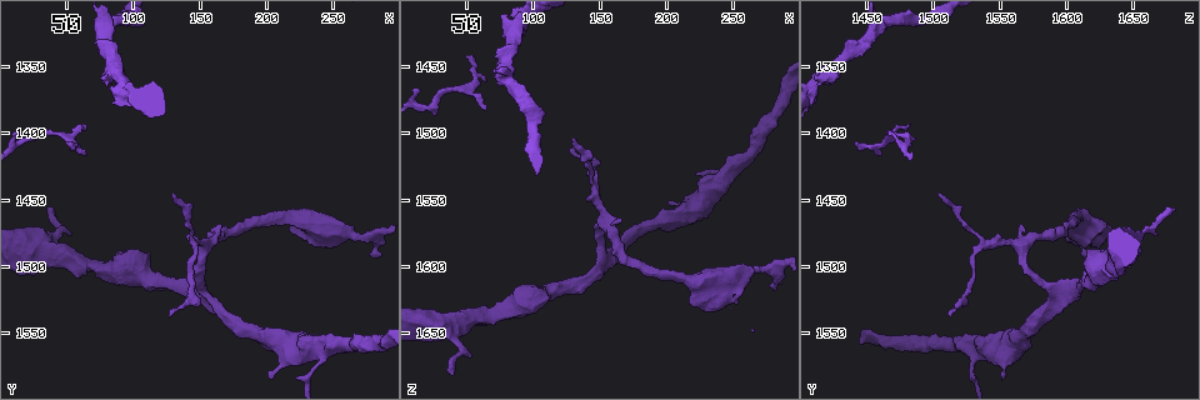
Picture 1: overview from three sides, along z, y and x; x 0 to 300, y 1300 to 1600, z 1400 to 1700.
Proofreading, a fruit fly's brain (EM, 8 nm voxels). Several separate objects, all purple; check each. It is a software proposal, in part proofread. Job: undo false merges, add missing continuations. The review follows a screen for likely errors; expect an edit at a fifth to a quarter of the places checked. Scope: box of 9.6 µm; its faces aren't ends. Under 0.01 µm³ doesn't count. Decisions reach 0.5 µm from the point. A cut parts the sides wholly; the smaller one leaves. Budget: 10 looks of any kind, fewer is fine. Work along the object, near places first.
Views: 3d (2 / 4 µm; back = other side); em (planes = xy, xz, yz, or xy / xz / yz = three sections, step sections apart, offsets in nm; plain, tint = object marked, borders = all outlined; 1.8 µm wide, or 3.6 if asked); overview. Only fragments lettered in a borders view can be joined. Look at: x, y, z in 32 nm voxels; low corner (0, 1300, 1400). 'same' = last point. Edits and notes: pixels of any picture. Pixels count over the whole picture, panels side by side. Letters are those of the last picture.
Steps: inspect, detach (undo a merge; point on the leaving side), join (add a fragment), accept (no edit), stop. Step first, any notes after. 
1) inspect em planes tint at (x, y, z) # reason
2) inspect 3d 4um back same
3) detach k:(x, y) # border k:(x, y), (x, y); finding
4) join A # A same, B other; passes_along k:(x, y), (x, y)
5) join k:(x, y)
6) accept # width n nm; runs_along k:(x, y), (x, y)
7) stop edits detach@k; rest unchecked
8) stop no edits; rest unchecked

inspect em planes borders at (280, 1476, 1602) # sudden change in width

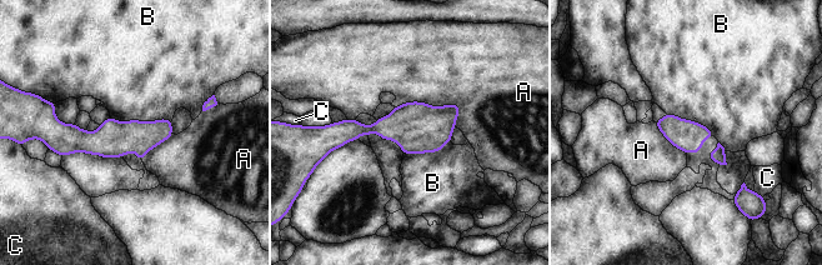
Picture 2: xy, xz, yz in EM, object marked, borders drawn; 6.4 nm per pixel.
accept # longest_contact A 440 nm; A other, B other, C other; border 2:(110, 114), (116, 120), (171, 120); continuous, no second neuron

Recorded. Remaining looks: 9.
inspect em xz step 16 tint at (130, 1536, 1510) # free end

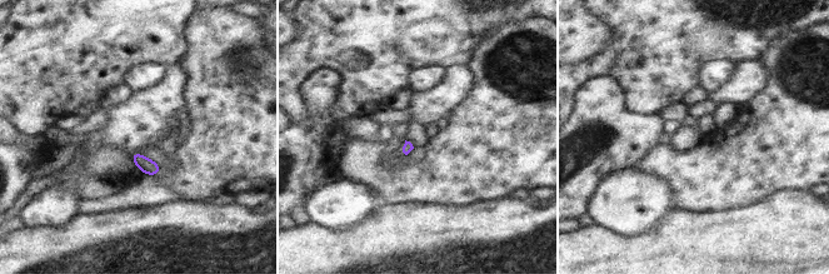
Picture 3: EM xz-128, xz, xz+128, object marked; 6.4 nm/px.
inspect em planes borders same # cut it another way

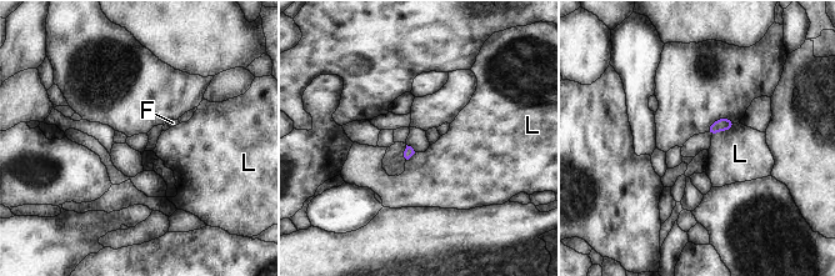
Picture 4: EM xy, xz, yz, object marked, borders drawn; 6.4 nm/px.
accept # F other, L other; border 4:(735, 124), (711, 138); none of them fits

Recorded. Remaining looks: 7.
inspect em planes tint at (40, 1456, 1680)

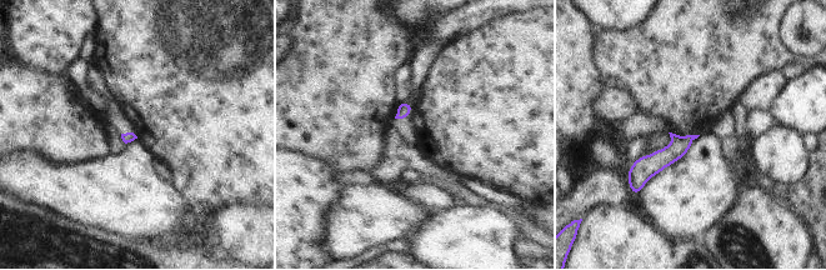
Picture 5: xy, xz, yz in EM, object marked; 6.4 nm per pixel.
inspect em planes borders same # see the neighbours

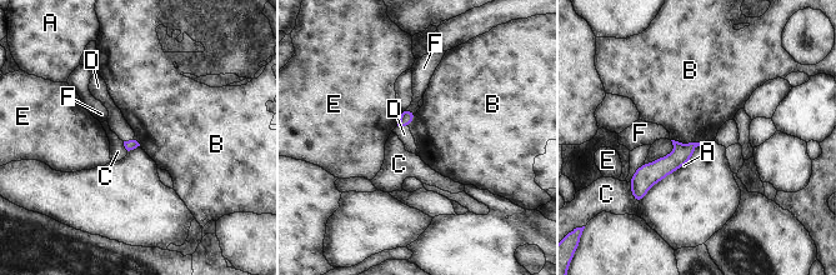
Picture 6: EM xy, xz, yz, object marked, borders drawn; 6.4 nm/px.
join D # A other, B other, C other, D same, E other, F other; passes_along 6:(406, 116), (404, 125), (404, 134); it goes on there

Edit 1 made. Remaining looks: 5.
inspect 3d 2um at (146, 1486, 1538) # three-way junction

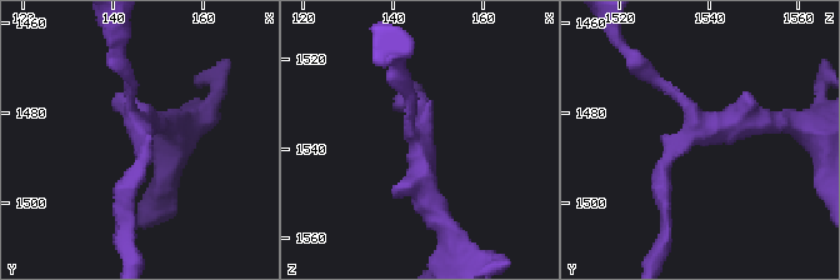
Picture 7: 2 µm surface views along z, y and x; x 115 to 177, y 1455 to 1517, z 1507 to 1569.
inspect em planes tint at (147, 1483, 1537)

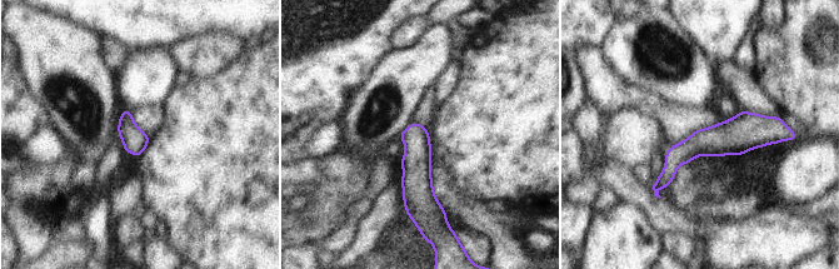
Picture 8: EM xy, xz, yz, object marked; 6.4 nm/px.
inspect em planes borders same

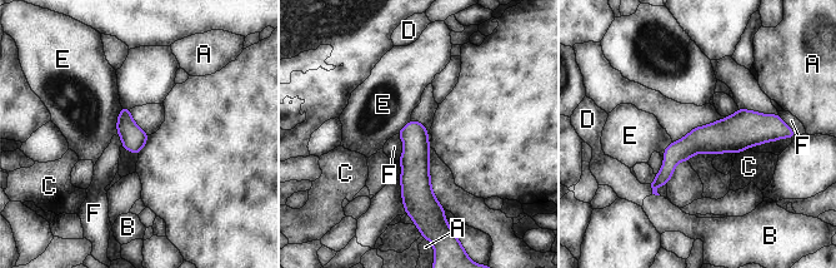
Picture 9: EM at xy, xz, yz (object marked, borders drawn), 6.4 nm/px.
accept # A other, B other, C other, D other, E other, F other; runs_along 9:(774, 128), (694, 142), (655, 185); all the same neuron

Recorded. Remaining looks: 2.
stop edits join@6; rest unchecked

